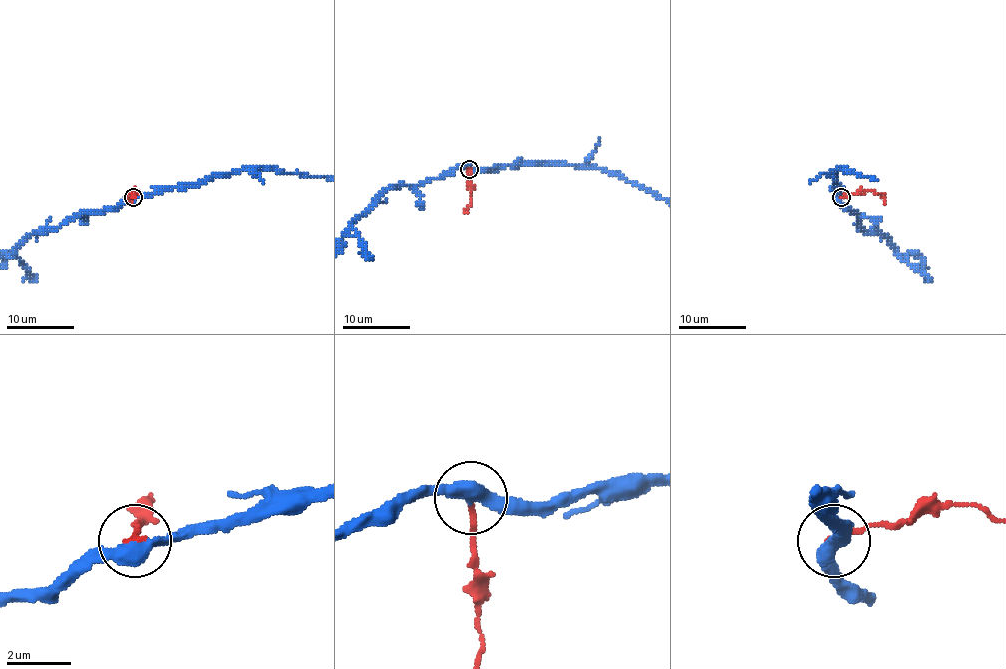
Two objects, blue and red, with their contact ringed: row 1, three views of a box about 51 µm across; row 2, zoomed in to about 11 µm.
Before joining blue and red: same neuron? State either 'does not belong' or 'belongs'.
belongs

